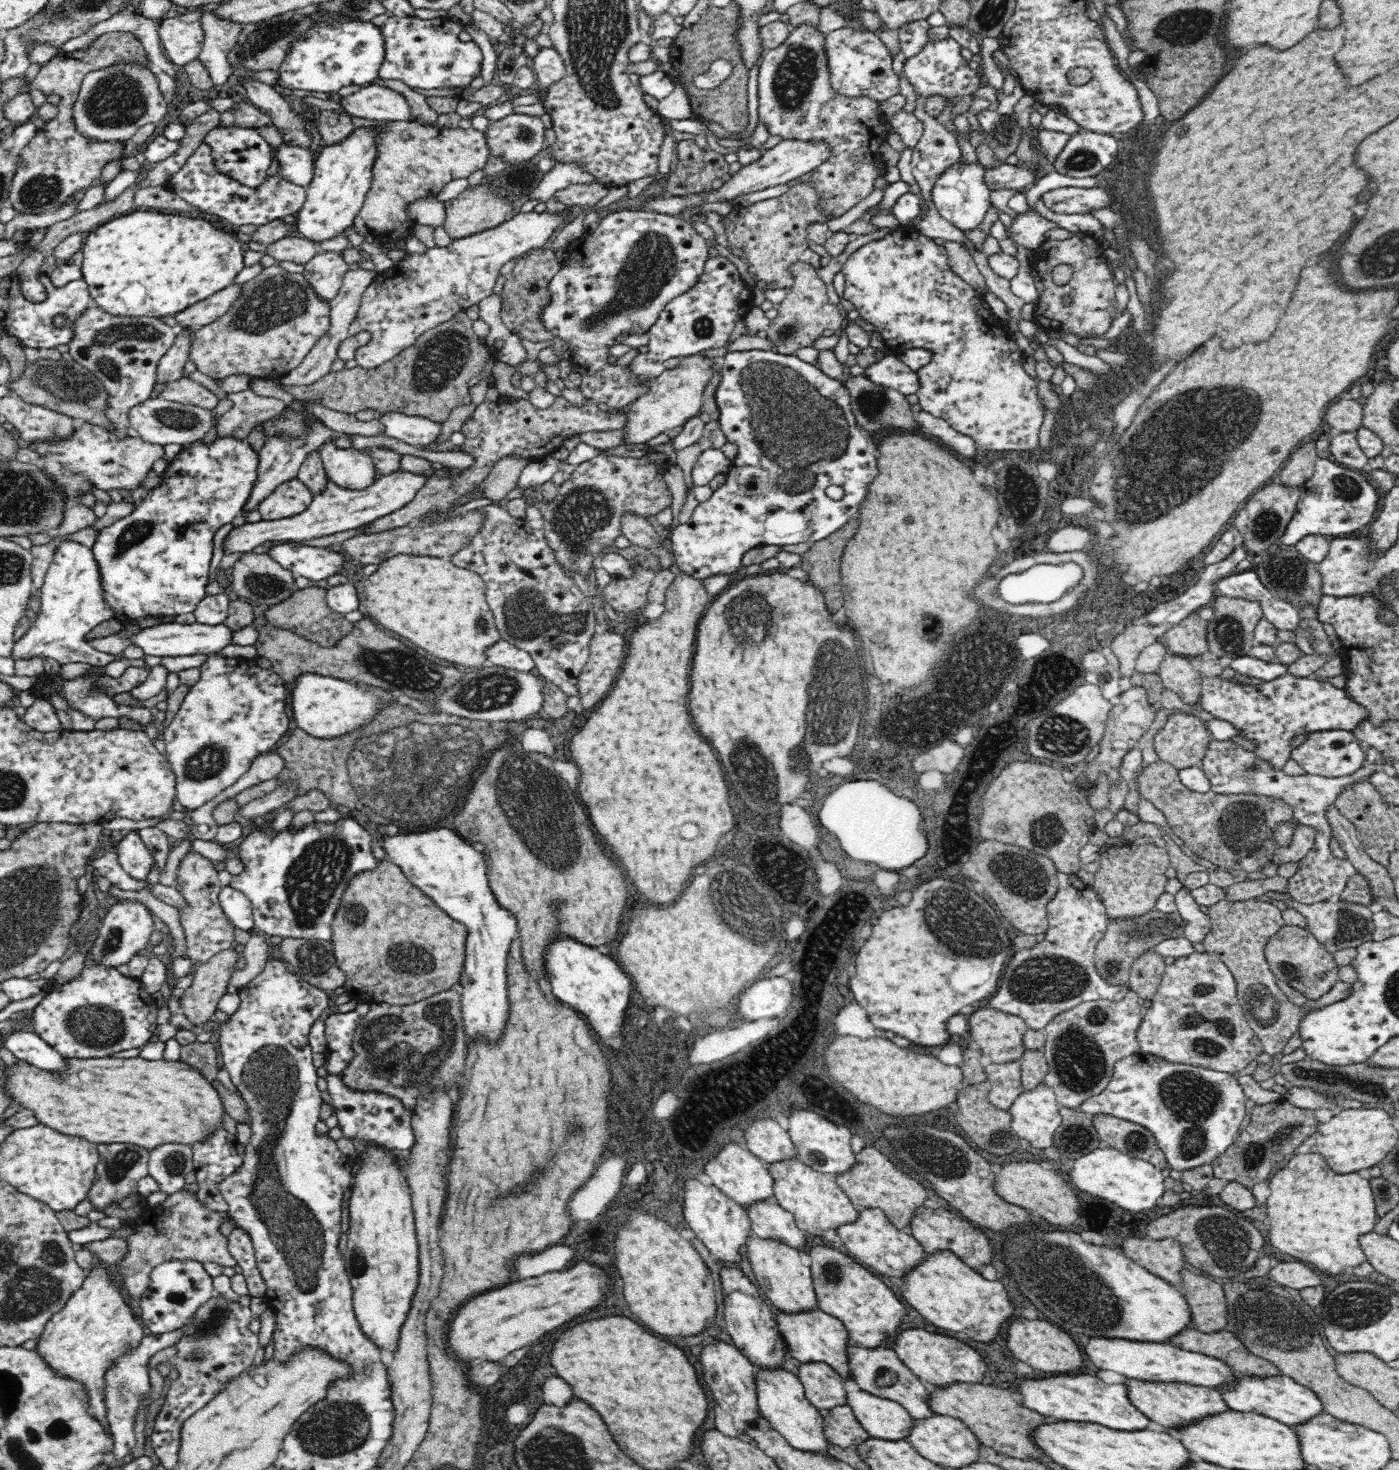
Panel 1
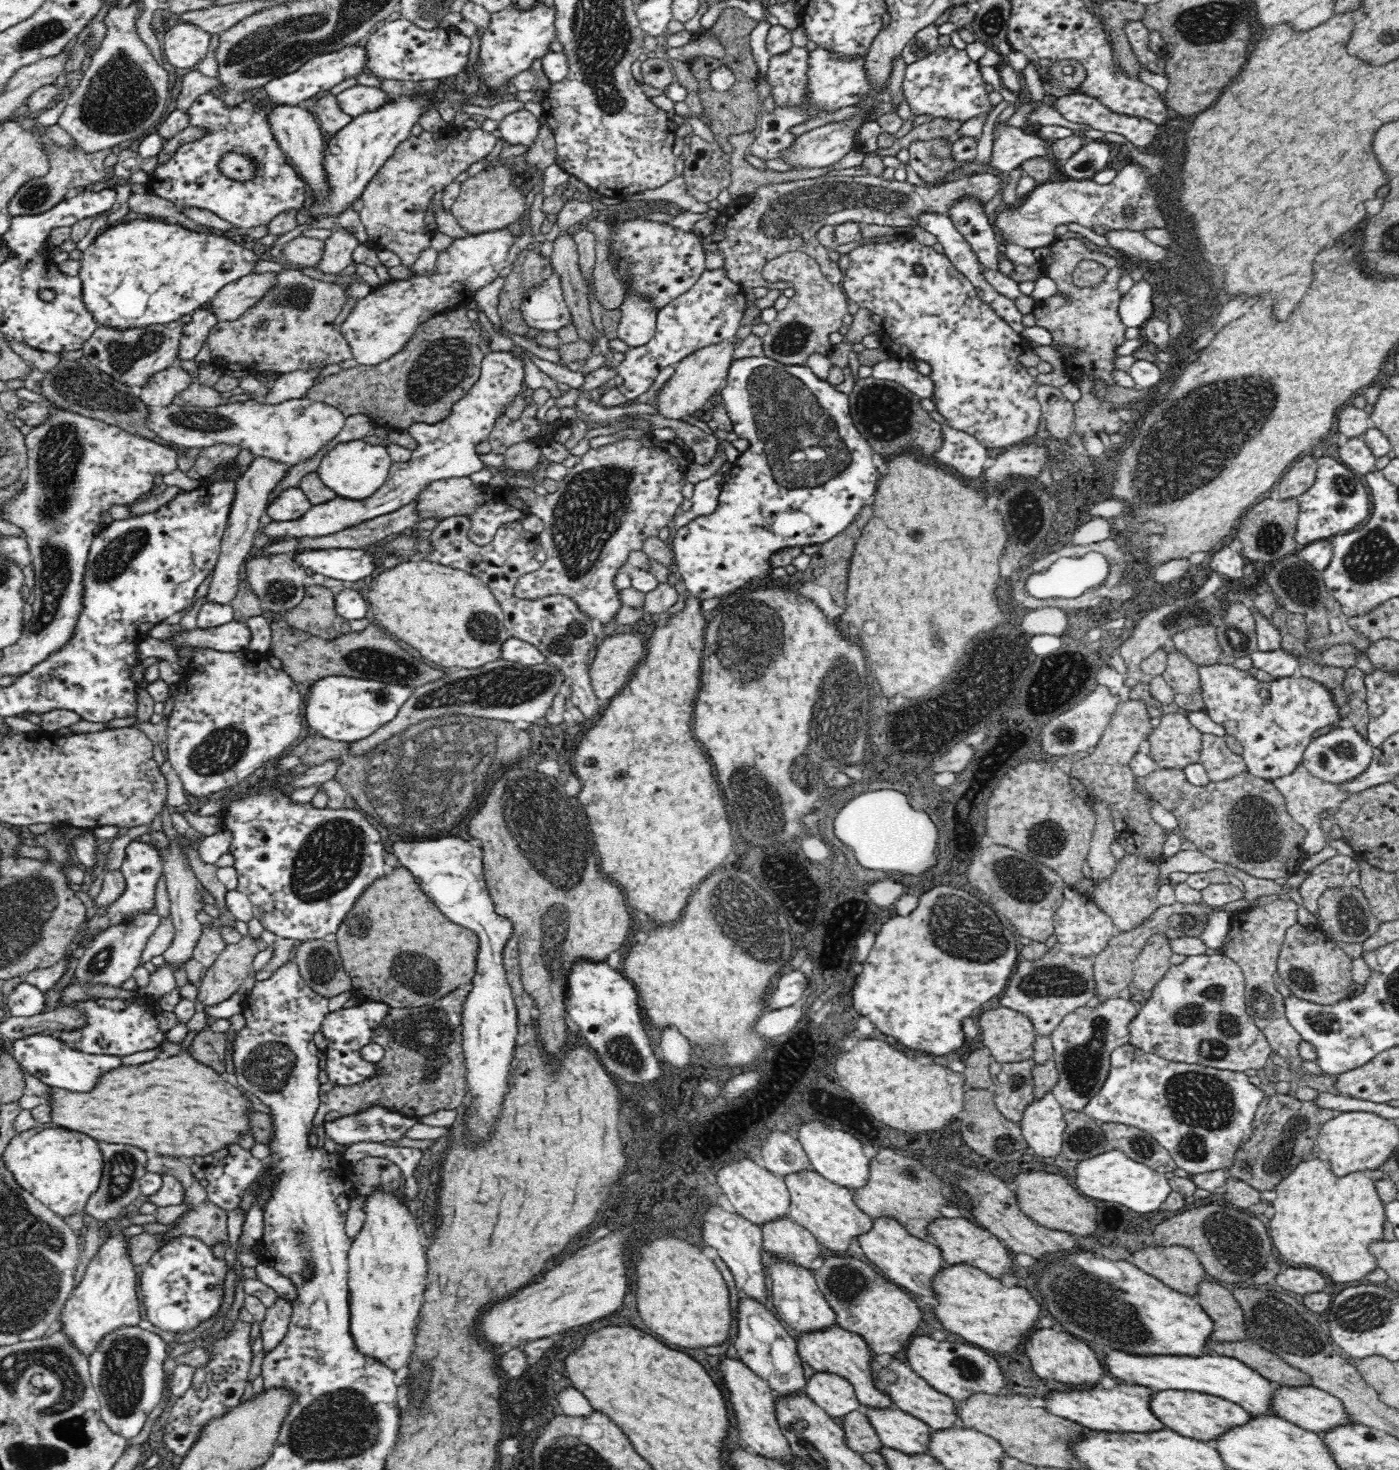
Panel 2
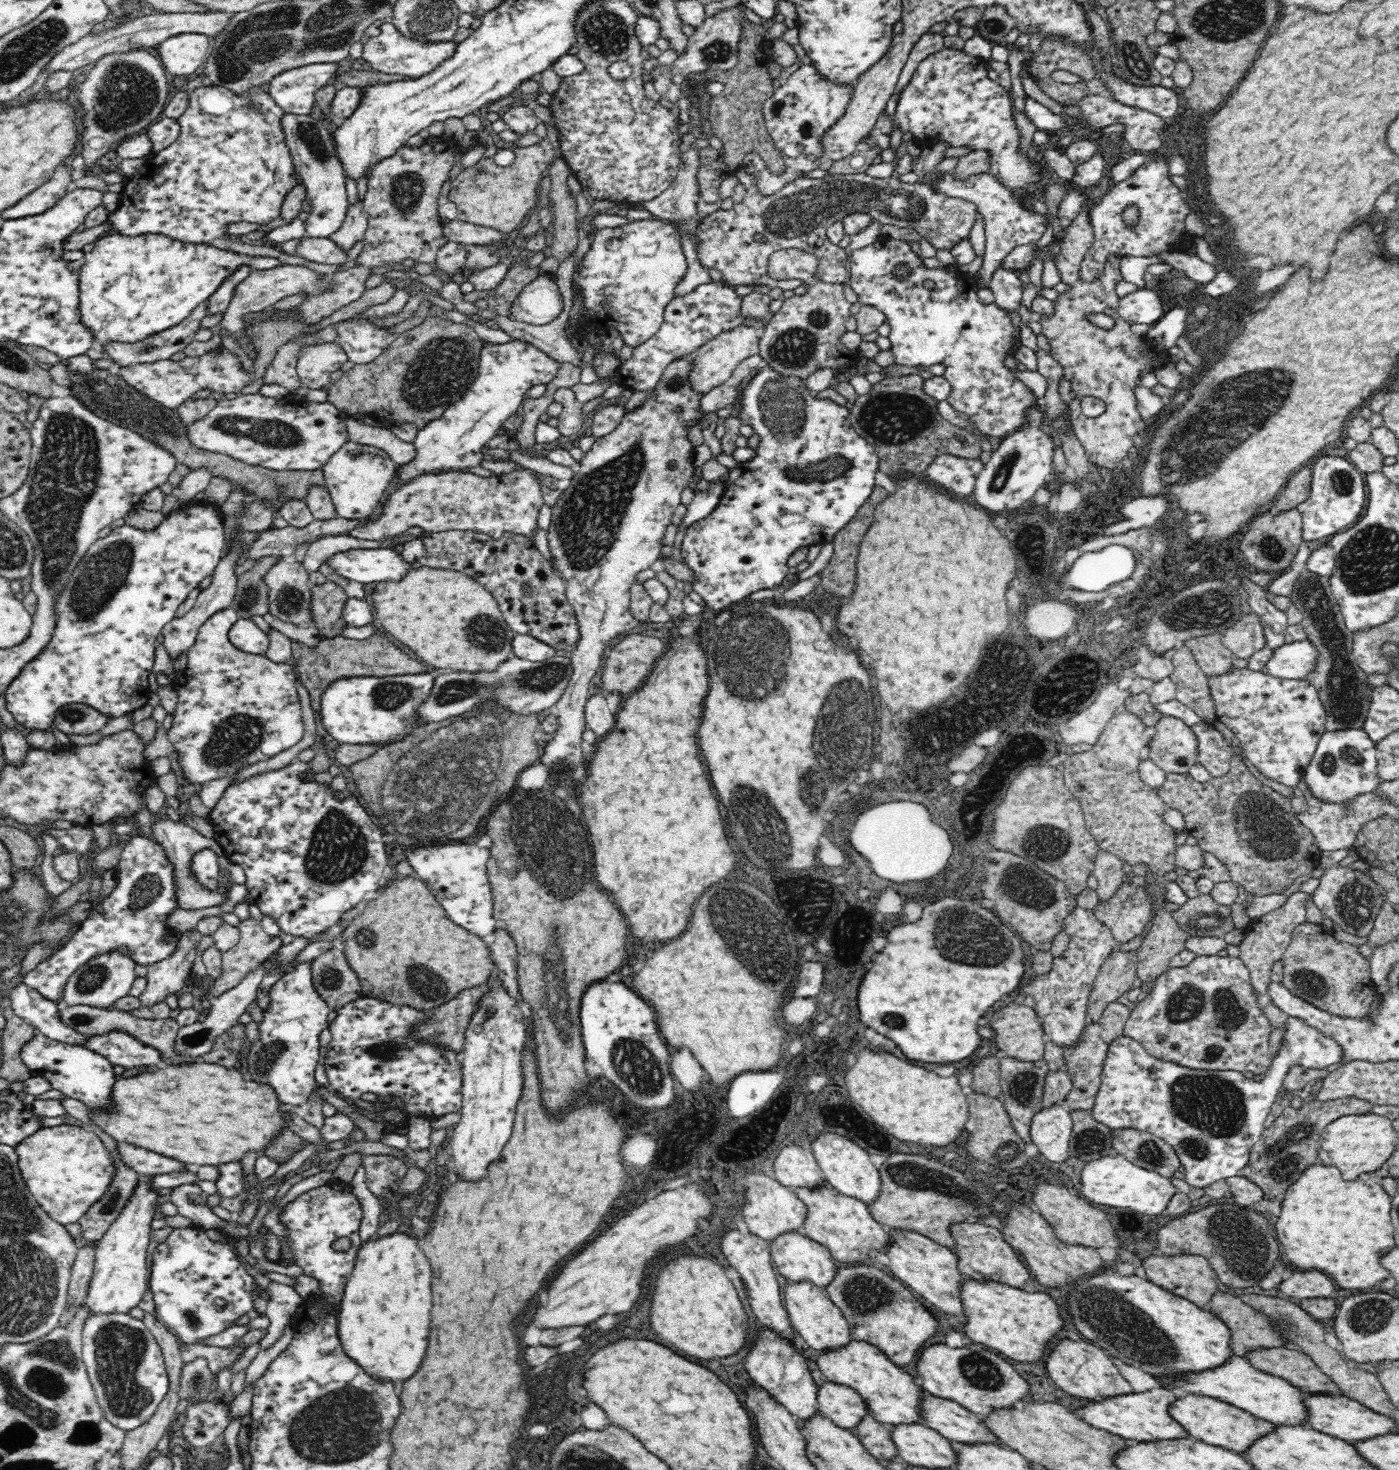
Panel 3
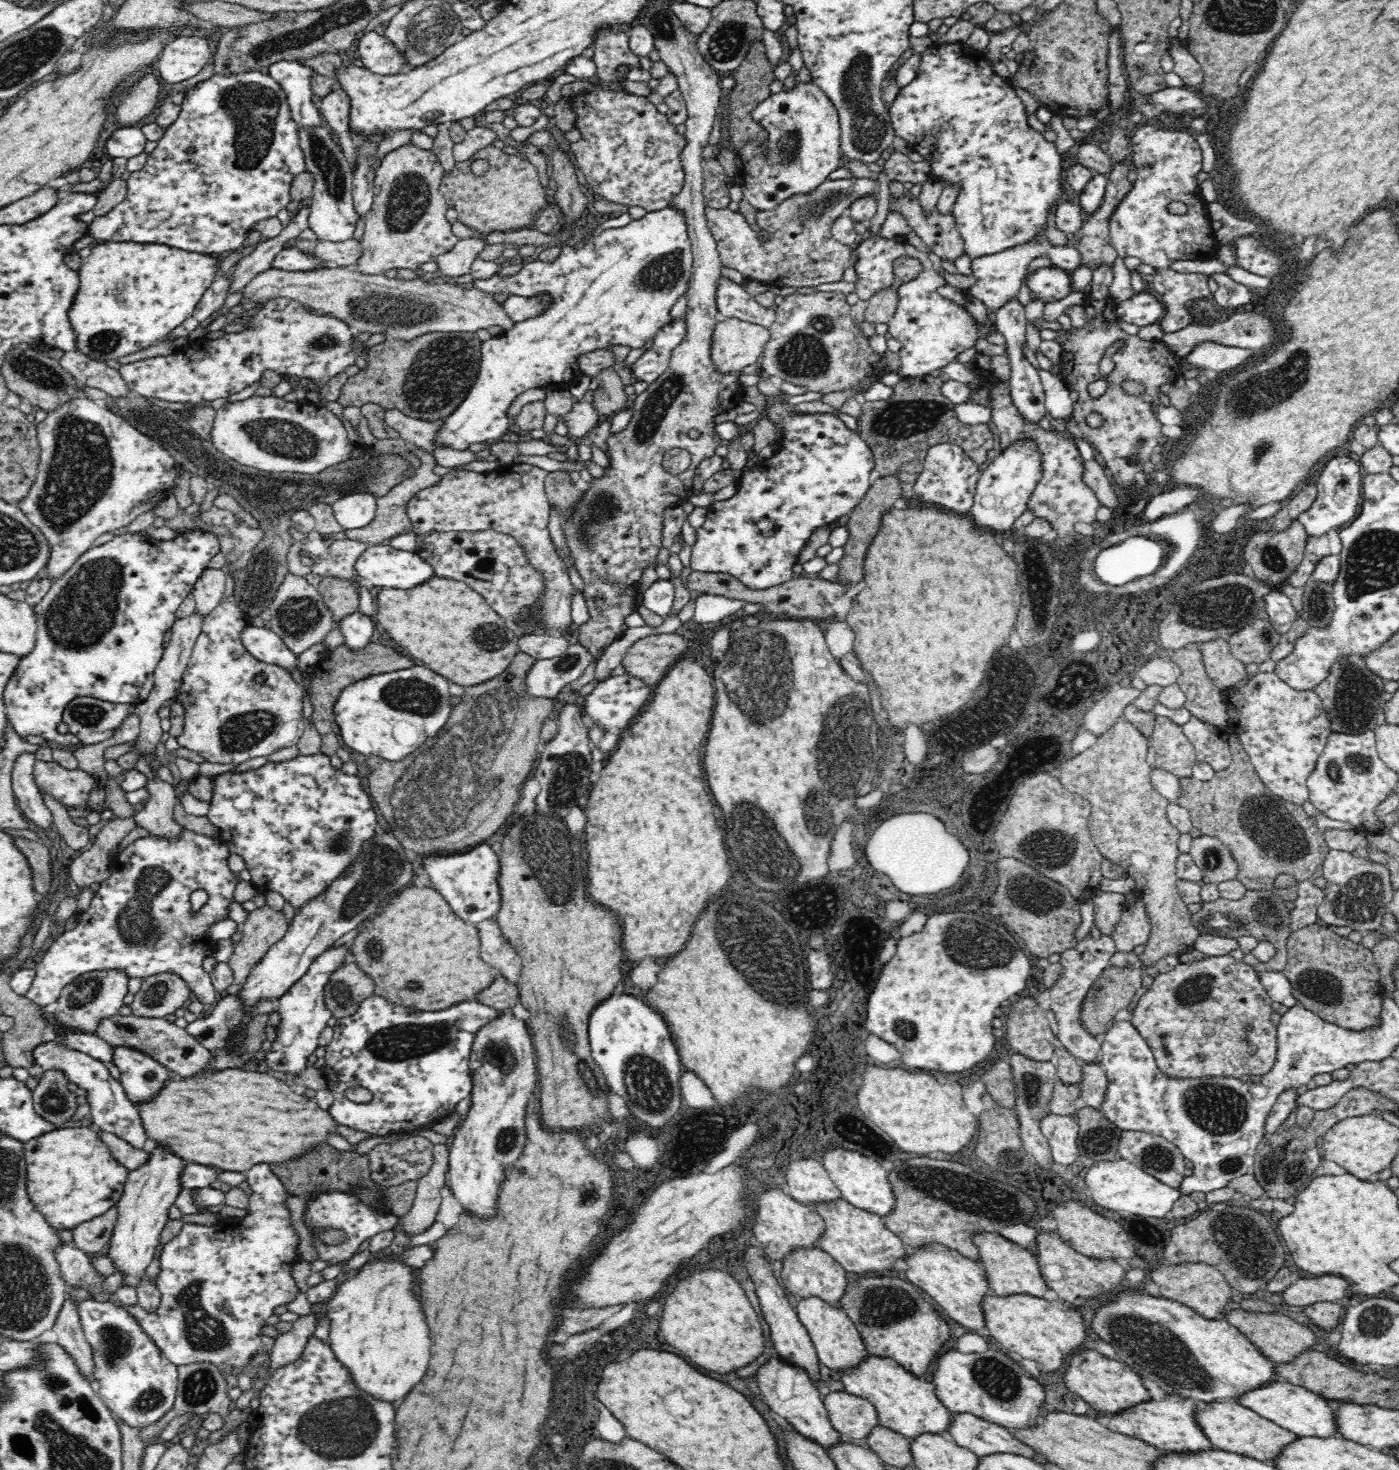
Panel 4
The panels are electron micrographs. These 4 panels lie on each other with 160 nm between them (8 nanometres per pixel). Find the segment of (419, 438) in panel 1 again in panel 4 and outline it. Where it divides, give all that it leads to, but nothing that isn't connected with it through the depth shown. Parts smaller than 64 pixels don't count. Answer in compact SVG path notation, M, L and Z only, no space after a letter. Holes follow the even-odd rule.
M667 206L665 209L656 210L654 212L648 212L644 218L640 220L632 220L624 227L608 228L600 232L598 236L593 237L587 244L584 244L582 248L574 248L574 246L564 246L560 250L560 254L556 256L556 260L552 262L546 262L546 260L539 260L534 258L534 262L524 263L524 266L514 272L514 274L508 274L508 276L502 276L499 271L496 271L492 276L487 279L472 281L474 287L479 290L484 290L492 295L506 295L510 297L522 296L524 298L537 298L548 300L548 304L545 306L541 313L537 313L536 316L528 317L526 320L514 323L509 329L502 330L500 334L491 339L484 341L481 344L481 362L480 370L477 379L474 381L472 388L468 392L468 396L462 404L450 416L444 421L446 424L442 426L442 430L438 432L438 438L436 438L436 447L452 448L453 450L468 450L472 443L478 443L485 440L500 440L510 432L510 420L508 417L508 408L511 406L515 398L525 390L529 388L545 388L545 389L559 389L568 391L572 386L578 384L580 378L584 376L583 369L580 368L580 359L587 355L588 352L594 352L604 350L605 348L614 348L614 346L629 346L629 348L641 348L644 343L654 334L656 334L662 326L669 322L670 310L676 305L683 297L687 297L690 288L690 278L693 270L693 254L692 254L692 241L690 235L688 235L688 223L686 215L680 207Z

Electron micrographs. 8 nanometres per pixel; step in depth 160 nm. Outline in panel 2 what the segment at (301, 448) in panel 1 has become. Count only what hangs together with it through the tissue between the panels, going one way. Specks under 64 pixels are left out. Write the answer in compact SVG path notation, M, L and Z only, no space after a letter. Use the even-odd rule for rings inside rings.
M258 456L252 460L250 466L236 480L236 490L234 490L228 523L220 546L221 552L214 574L212 574L212 580L210 580L206 602L230 605L230 601L236 598L240 584L240 568L242 568L242 564L248 562L248 558L255 552L254 537L263 532L263 528L260 528L260 518L267 510L268 493L276 488L287 470L288 467L283 464Z

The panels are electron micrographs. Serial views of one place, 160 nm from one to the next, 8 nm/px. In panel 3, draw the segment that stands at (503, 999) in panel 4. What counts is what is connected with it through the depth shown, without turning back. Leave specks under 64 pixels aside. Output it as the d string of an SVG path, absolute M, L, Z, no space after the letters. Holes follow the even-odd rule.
M490 983L463 990L453 1000L431 1011L432 1020L417 1029L417 1036L432 1040L436 1037L444 1047L462 1052L463 1042L472 1018L483 999L492 992Z

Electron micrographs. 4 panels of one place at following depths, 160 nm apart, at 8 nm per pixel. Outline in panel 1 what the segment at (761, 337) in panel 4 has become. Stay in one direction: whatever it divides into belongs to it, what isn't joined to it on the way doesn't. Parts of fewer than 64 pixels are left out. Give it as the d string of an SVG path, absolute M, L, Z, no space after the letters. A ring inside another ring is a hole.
M701 353L681 357L676 368L665 369L658 378L647 386L647 391L634 402L629 403L630 424L626 431L624 444L646 443L660 433L675 433L692 416L699 416L702 410L702 396L710 378L716 374L713 358Z

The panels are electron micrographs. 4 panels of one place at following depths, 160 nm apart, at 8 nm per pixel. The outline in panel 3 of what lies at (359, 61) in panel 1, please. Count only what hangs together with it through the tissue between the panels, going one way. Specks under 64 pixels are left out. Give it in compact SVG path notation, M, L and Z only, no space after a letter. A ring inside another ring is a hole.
M338 63L309 64L277 73L267 85L282 110L308 116L314 108L315 92L338 75Z

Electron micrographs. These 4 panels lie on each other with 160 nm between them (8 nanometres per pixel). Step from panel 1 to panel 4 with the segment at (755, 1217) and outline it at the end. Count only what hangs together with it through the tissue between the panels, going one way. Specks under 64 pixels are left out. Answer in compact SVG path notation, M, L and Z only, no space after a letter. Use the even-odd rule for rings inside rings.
M819 1247L793 1251L787 1259L779 1263L778 1275L794 1296L800 1299L811 1299L813 1296L834 1308L841 1308L840 1304L848 1288L848 1271Z

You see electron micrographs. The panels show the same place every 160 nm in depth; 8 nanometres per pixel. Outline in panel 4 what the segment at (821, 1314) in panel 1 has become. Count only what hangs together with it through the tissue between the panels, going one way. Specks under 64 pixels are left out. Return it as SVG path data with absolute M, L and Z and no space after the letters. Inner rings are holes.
M871 1355L854 1371L840 1375L844 1391L871 1402L878 1413L881 1426L900 1433L909 1439L922 1435L947 1435L955 1415L940 1401L935 1386L919 1379L895 1360Z

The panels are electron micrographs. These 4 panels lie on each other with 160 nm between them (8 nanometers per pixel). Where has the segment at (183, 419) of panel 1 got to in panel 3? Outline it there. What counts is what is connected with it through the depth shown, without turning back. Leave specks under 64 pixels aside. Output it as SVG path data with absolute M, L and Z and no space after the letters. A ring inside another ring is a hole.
M294 392L280 399L259 393L219 400L206 418L186 424L188 439L204 450L269 471L308 472L322 469L348 441L344 413L330 402L312 402Z

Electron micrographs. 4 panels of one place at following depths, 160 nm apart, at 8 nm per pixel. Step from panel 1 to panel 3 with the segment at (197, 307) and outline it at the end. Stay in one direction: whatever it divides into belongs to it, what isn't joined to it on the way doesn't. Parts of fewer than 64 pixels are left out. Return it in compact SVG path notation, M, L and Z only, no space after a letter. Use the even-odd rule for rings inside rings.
M280 265L268 270L254 270L244 279L244 282L240 282L238 285L234 298L223 312L222 319L215 327L212 326L210 331L214 335L225 329L231 337L238 338L237 343L248 353L252 360L257 357L256 352L252 350L253 346L242 341L245 326L243 318L247 313L261 312L272 308L275 302L286 298L286 296L302 294L307 299L310 296L320 296L335 290L335 280L332 279L332 275L320 274L320 272L310 270L306 266L297 265Z

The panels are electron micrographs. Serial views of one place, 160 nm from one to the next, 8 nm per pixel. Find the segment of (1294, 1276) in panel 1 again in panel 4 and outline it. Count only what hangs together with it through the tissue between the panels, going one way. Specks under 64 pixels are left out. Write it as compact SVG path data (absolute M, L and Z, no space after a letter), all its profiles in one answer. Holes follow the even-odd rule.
M1336 1276L1302 1278L1288 1286L1282 1297L1290 1306L1310 1306L1316 1302L1336 1302L1346 1296L1350 1282Z

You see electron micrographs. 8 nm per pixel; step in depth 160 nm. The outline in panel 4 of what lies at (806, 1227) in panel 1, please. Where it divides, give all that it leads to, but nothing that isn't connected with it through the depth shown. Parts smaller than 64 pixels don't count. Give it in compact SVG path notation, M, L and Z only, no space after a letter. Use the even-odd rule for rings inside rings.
M843 1198L828 1204L814 1204L813 1208L826 1223L826 1234L820 1238L818 1247L852 1274L895 1270L896 1262L906 1260L911 1252L903 1240L884 1224L882 1217L864 1212Z

